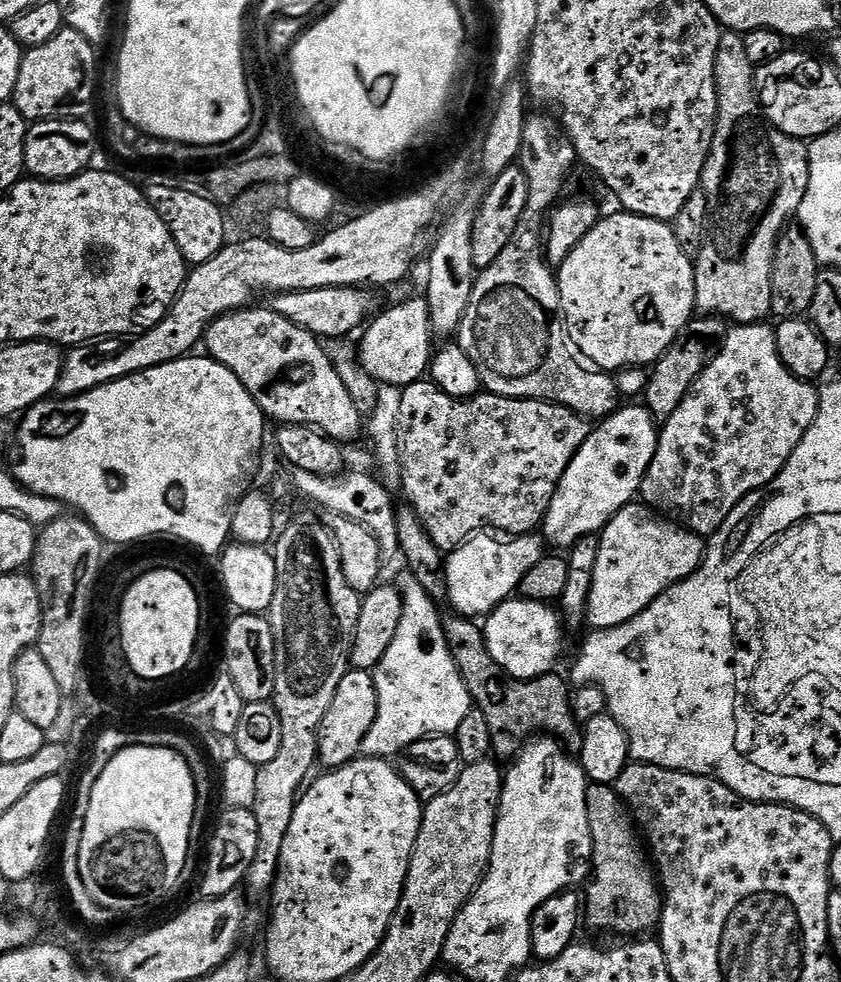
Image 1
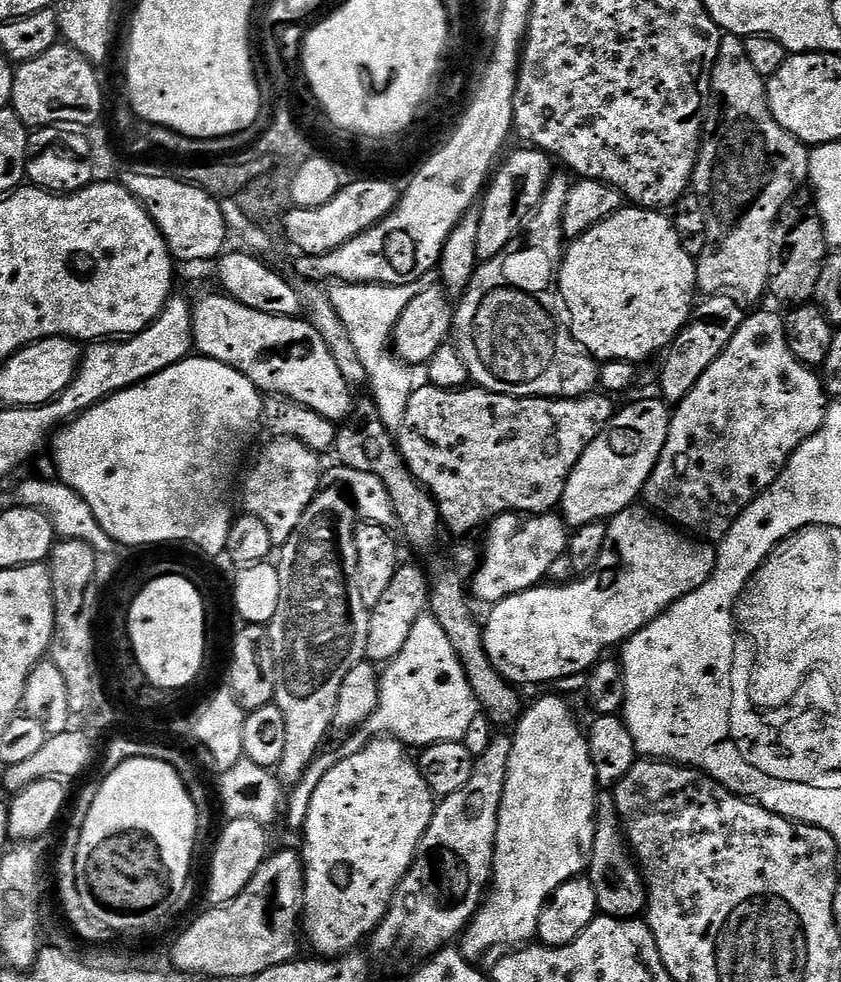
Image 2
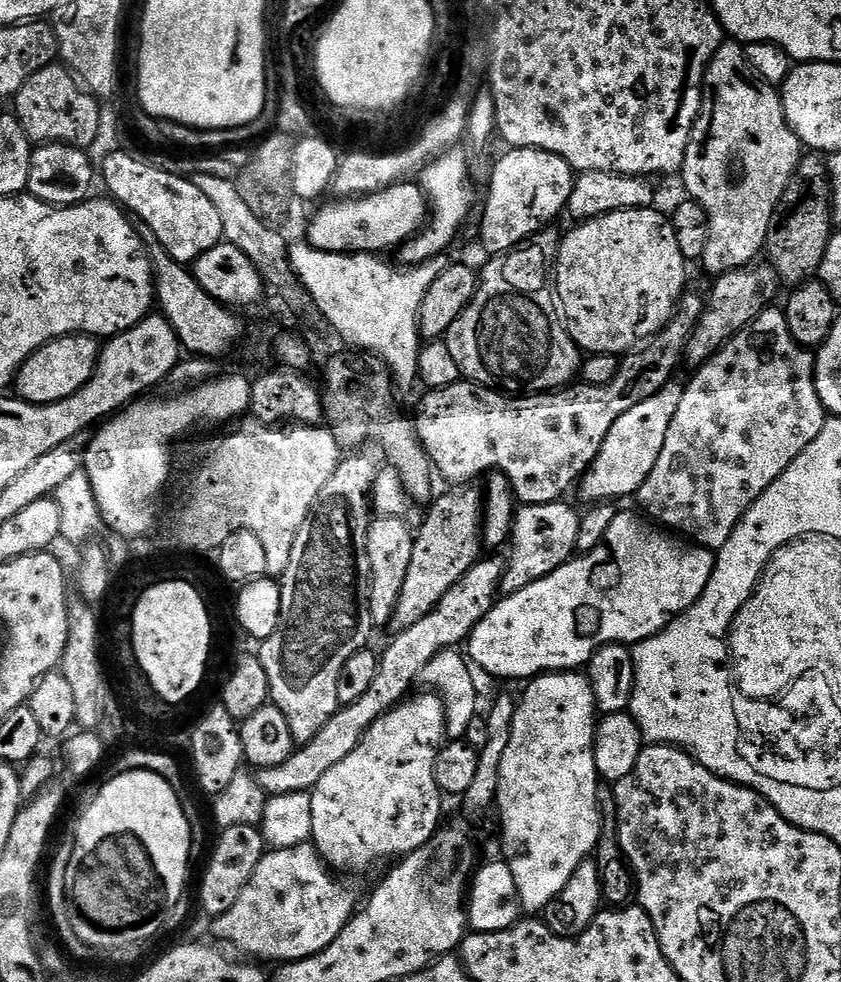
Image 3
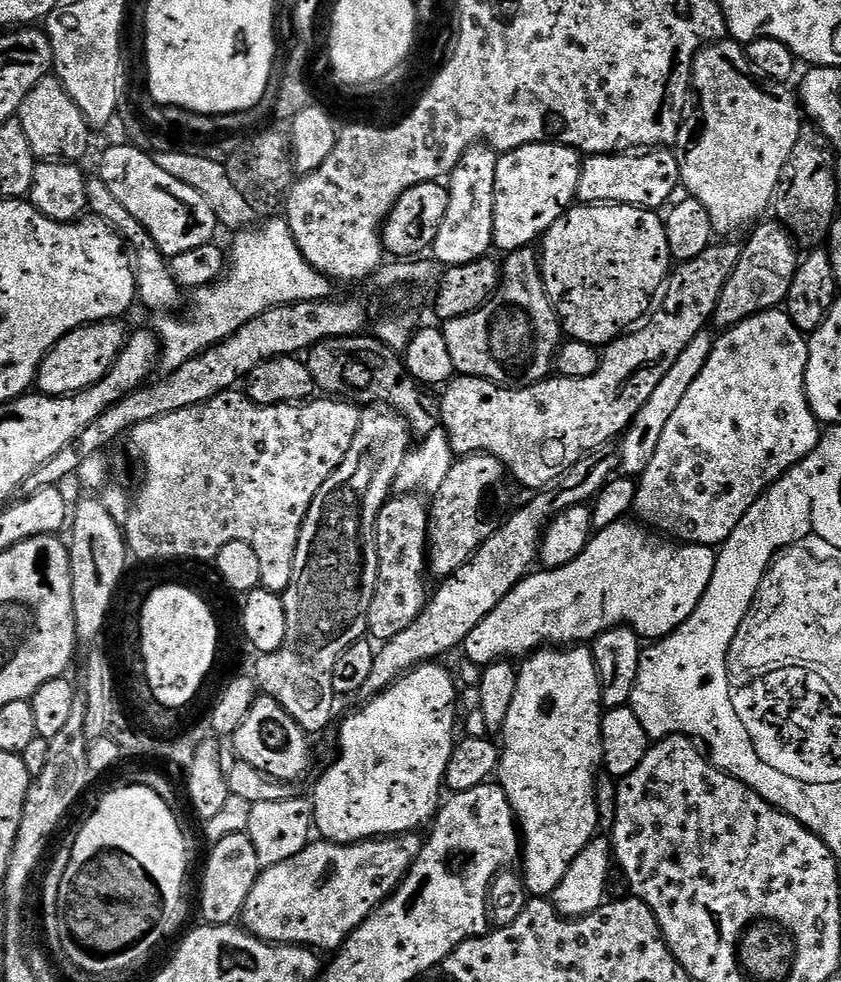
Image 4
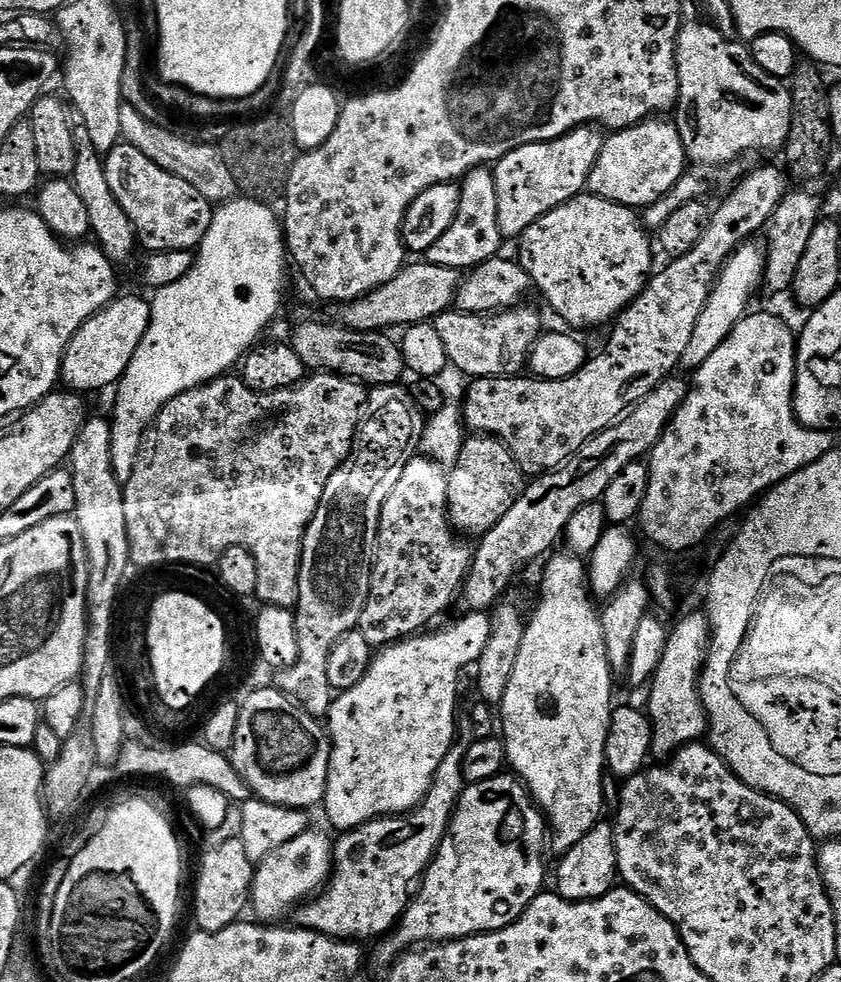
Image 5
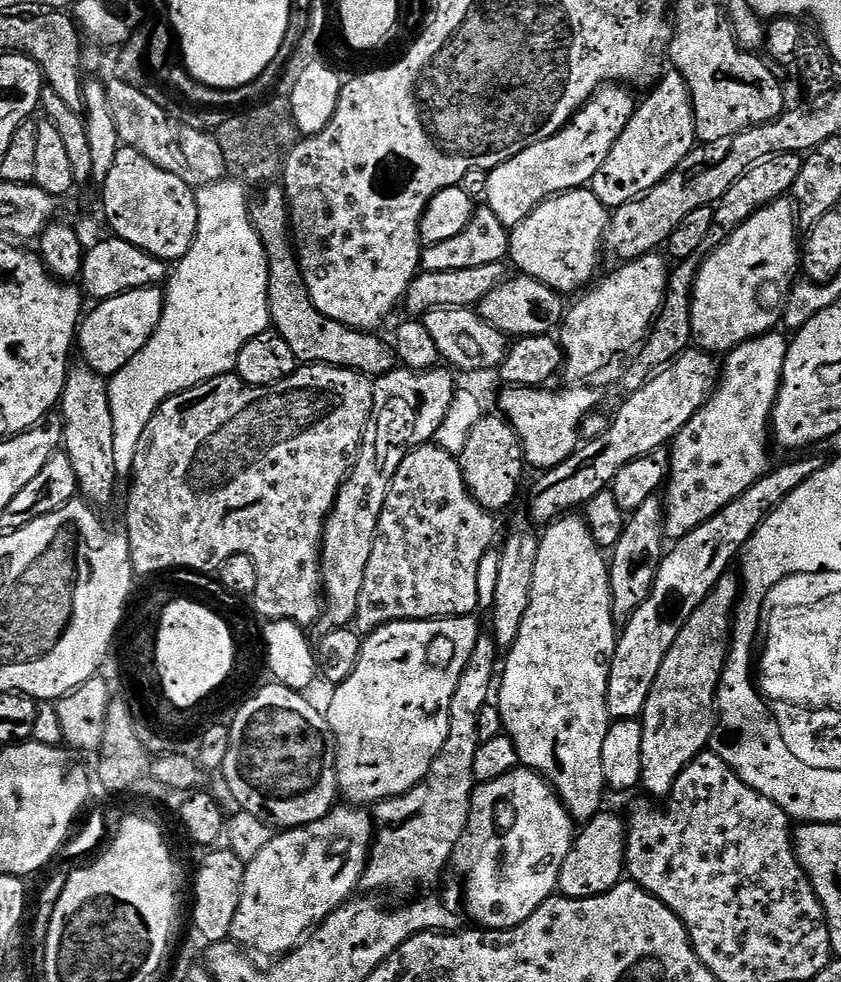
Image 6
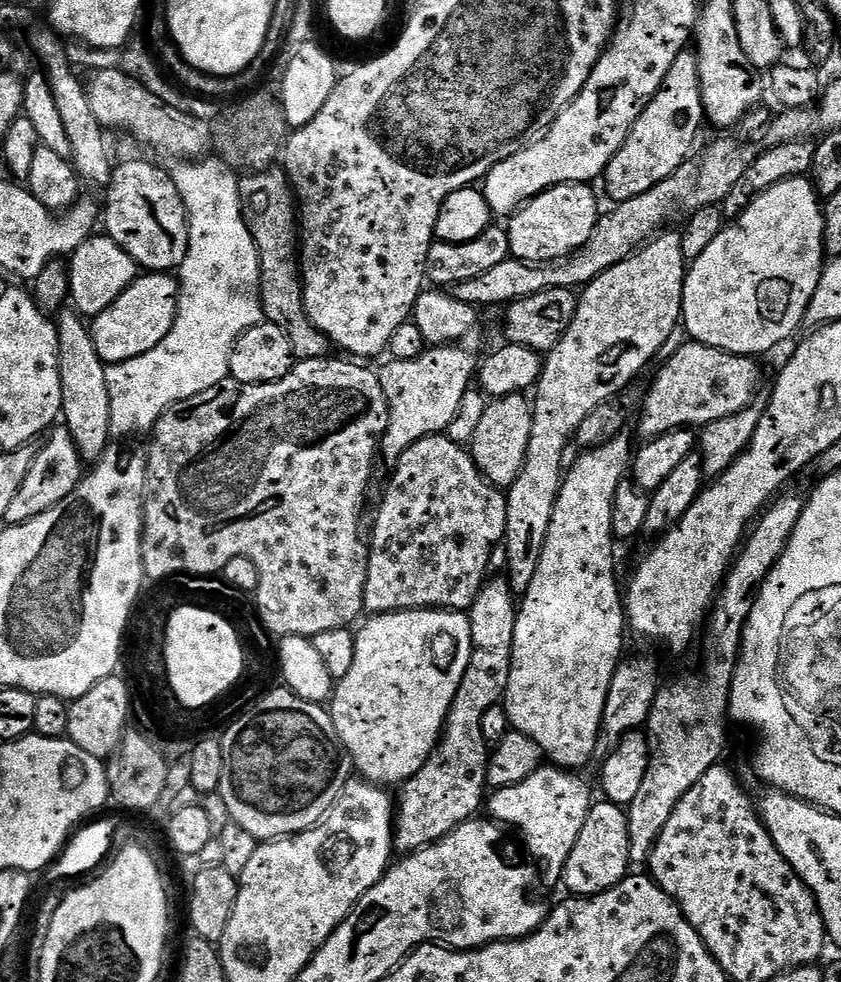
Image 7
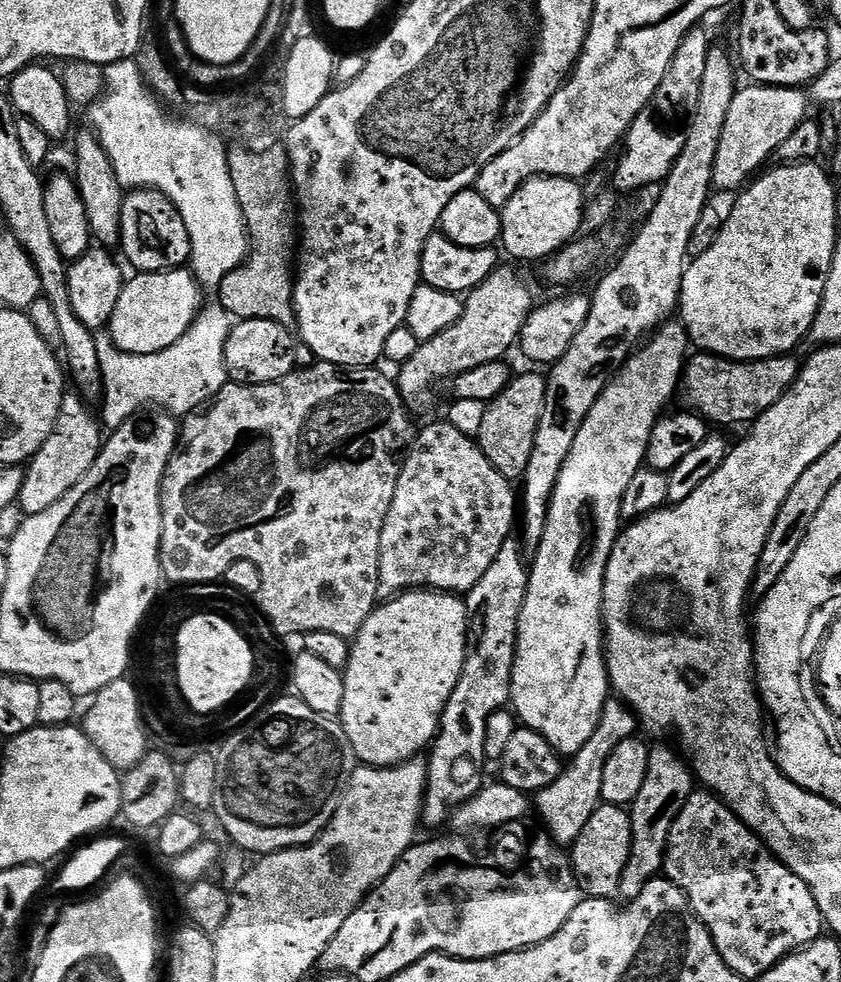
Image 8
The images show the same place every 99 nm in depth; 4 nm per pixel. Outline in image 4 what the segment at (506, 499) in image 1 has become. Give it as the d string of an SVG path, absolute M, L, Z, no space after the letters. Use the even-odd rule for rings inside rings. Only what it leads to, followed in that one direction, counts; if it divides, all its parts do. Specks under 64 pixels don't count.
M713 242L705 252L698 254L698 258L677 263L666 281L664 309L661 312L653 311L652 321L650 316L647 322L641 323L635 330L603 345L598 370L594 370L594 374L586 378L566 378L556 374L527 386L495 384L477 376L457 375L449 380L443 389L444 396L439 397L440 424L448 433L453 453L457 457L483 454L498 458L511 479L513 476L524 488L539 490L554 482L558 474L566 474L566 470L570 470L574 462L578 462L595 448L612 444L617 437L628 431L629 424L640 413L642 406L646 406L650 394L654 394L662 378L670 374L670 370L678 362L678 354L682 354L682 350L686 350L686 346L694 342L698 333L709 327L707 324L716 315L718 298L738 262L740 249L739 243Z

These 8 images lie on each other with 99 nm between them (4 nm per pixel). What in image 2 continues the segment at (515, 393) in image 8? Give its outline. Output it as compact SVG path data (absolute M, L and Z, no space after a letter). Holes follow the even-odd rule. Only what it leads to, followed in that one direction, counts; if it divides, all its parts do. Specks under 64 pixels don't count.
M401 563L397 568L390 587L382 594L378 606L370 609L370 631L366 634L365 657L377 666L383 666L402 654L402 646L406 646L406 638L410 638L410 630L414 630L414 622L429 611L428 593L430 576L416 564Z

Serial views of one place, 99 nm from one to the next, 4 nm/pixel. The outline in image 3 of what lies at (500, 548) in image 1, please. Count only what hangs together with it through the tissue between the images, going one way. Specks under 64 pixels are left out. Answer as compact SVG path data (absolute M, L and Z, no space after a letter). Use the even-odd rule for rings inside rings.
M568 502L517 507L516 524L512 527L510 541L512 557L507 557L504 577L500 579L500 592L504 596L512 596L518 590L546 578L573 559L581 513L575 512L570 505L564 503Z

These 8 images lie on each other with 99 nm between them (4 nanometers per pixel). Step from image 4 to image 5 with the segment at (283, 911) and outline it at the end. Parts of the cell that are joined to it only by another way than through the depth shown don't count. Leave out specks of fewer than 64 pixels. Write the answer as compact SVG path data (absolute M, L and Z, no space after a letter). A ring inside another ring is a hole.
M453 743L446 758L442 758L442 766L438 766L434 774L434 782L426 798L417 808L402 816L381 816L378 820L366 822L350 832L343 833L339 837L341 840L335 841L332 850L332 875L315 896L295 909L295 927L309 928L315 932L333 936L335 940L365 942L364 940L370 939L371 936L376 936L375 938L387 936L400 923L400 917L403 916L408 908L408 901L414 895L414 885L423 877L424 871L436 857L438 846L452 821L456 804L465 790L464 771L462 770L464 749L463 743Z

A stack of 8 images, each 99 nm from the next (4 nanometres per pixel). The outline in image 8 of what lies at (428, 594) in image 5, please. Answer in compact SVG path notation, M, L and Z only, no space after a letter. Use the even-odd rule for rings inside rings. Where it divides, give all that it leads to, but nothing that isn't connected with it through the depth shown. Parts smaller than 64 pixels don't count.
M447 422L441 424L428 424L420 433L415 433L406 455L400 466L398 486L394 490L394 502L390 502L390 510L386 514L386 522L382 526L382 538L380 539L380 561L378 562L378 597L381 601L391 600L393 596L401 596L403 592L413 590L431 590L434 592L450 592L453 594L467 594L490 570L494 558L498 558L498 550L502 550L504 543L513 535L514 525L518 520L518 492L513 481L507 480L494 466L490 466L490 458L482 454L479 443L473 437L462 434L462 430L454 430L454 426Z

